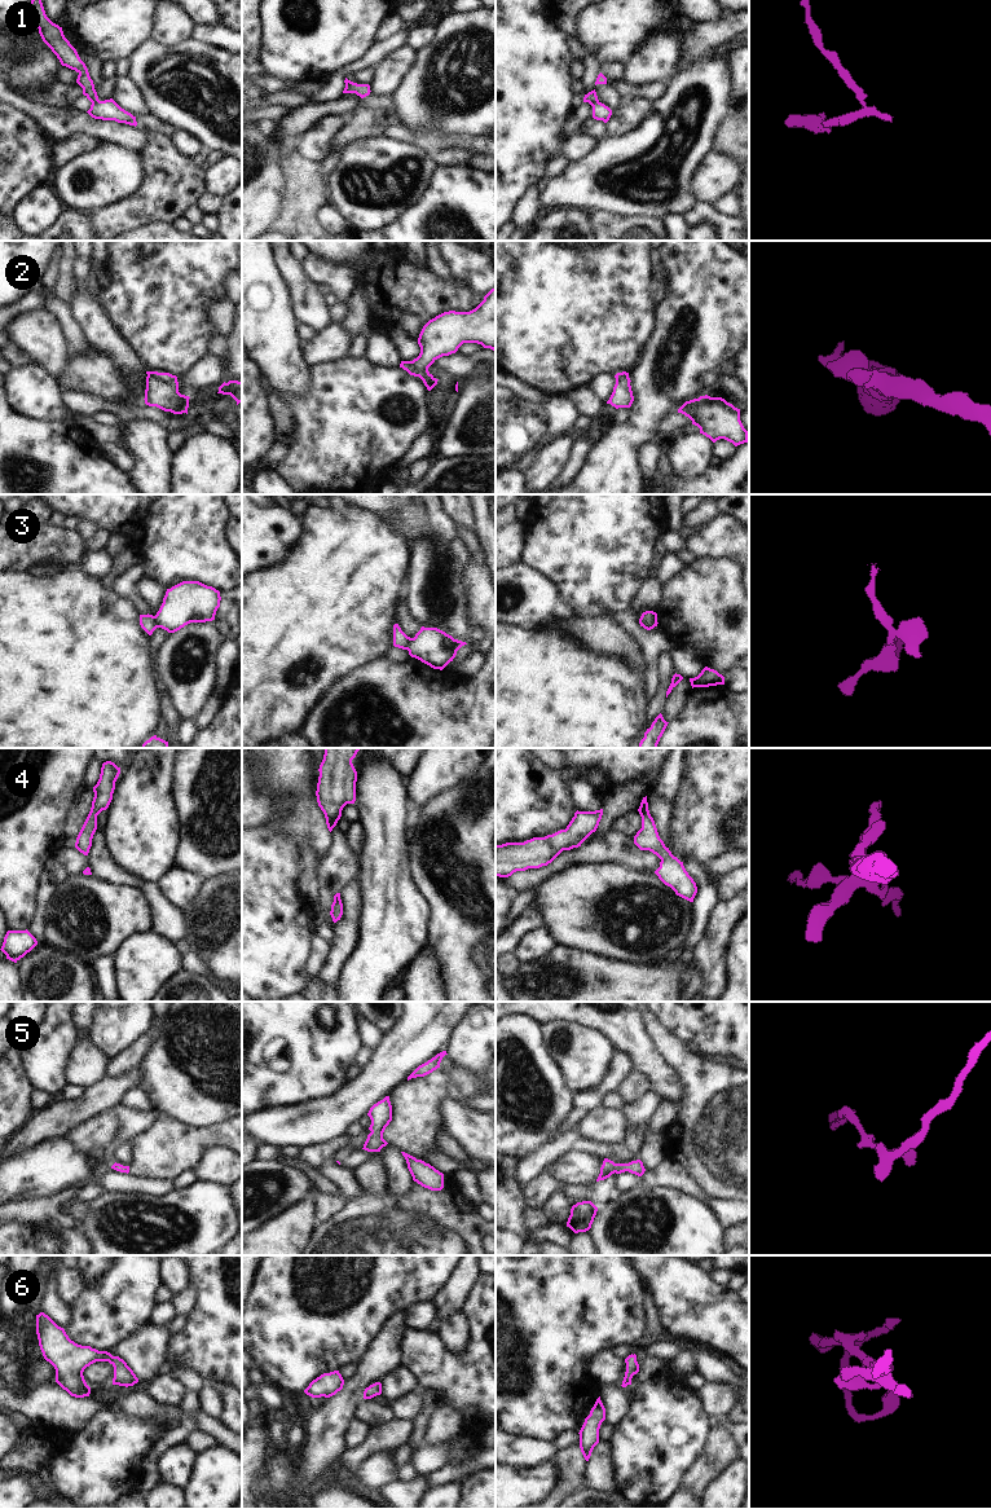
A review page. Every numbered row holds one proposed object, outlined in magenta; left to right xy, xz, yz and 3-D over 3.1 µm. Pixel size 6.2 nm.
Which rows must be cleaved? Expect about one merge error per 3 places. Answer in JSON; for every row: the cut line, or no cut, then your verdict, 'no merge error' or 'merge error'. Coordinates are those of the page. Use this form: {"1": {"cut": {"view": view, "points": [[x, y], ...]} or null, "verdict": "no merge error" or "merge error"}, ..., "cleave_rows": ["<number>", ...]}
{"1": {"cut": {"view": "yz", "points": [[598, 100], [591, 105]]}, "verdict": "merge error"}, "2": {"cut": {"view": "xy", "points": [[148, 374], [176, 382]]}, "verdict": "merge error"}, "3": {"cut": {"view": "xz", "points": [[413, 638], [408, 650]]}, "verdict": "merge error"}, "4": {"cut": null, "verdict": "no merge error"}, "5": {"cut": null, "verdict": "no merge error"}, "6": {"cut": null, "verdict": "no merge error"}, "cleave_rows": ["1", "2", "3"]}

